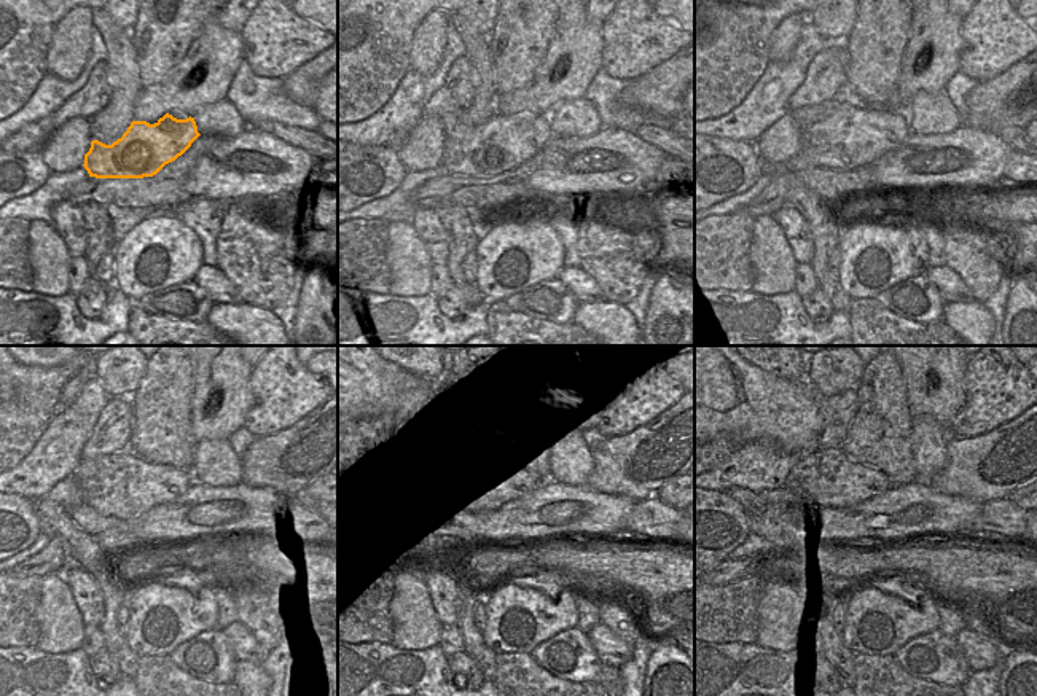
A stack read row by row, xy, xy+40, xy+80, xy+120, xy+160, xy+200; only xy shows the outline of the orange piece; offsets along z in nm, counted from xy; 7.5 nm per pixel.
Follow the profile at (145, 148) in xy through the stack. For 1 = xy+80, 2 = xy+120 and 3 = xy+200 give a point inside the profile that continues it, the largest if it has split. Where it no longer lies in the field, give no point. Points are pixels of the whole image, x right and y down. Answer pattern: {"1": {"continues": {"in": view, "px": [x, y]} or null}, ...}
{"1": {"continues": {"in": "xy+80", "px": [841, 134]}}, "2": {"continues": {"in": "xy+120", "px": [120, 484]}}, "3": {"continues": {"in": "xy+200", "px": [829, 477]}}}

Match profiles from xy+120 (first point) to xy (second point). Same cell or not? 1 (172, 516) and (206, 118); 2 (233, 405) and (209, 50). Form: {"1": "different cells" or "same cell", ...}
{"1": "different cells", "2": "same cell"}

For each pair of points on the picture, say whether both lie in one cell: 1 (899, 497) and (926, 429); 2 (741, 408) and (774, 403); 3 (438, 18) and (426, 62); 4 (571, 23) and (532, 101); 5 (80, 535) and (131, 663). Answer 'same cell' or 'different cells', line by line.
1: different cells
2: same cell
3: same cell
4: same cell
5: different cells

